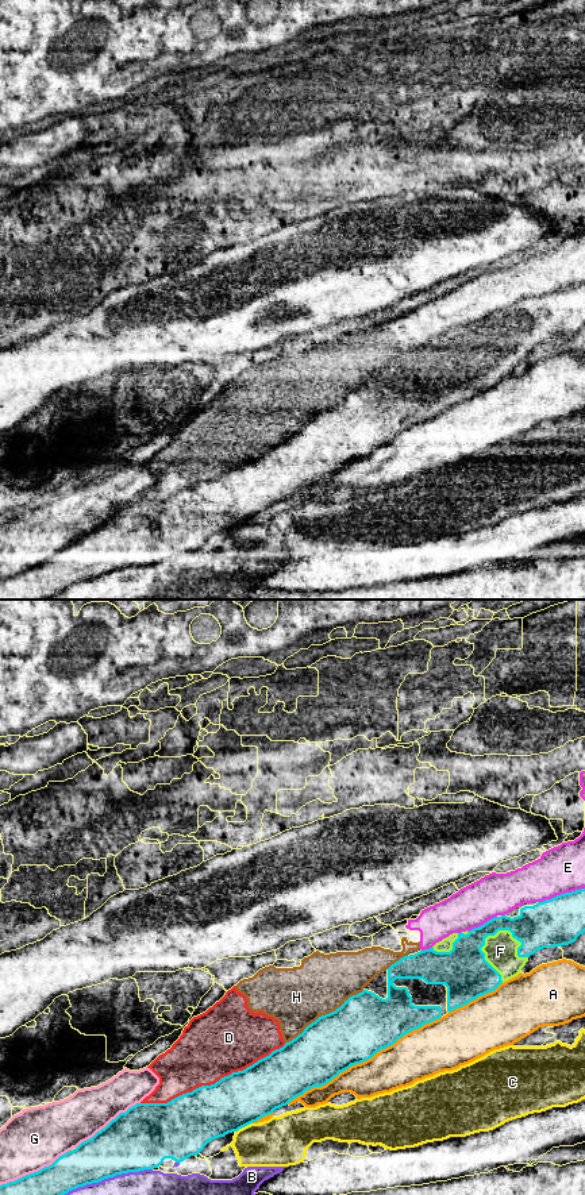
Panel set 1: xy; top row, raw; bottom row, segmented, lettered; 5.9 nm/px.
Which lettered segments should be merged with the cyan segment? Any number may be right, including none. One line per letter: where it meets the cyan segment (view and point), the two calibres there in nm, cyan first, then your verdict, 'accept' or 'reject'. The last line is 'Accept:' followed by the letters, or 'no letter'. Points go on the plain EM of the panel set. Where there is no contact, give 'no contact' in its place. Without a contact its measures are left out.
A: meets cyan in xy at (364, 455); 360 nm thick on the cyan side, 260 nm on the other; reject
B: meets cyan in xy at (99, 575); 320 nm thick on the cyan side, 380 nm on the other; reject
C: meets cyan in xy at (243, 521); 320 nm thick on the cyan side, 300 nm on the other; reject
D: meets cyan in xy at (212, 480); 320 nm thick on the cyan side, 400 nm on the other; reject
E: meets cyan in xy at (561, 289); 280 nm thick on the cyan side, 280 nm on the other; reject
F: meets cyan in xy at (480, 344); 280 nm thick on the cyan side, 190 nm on the other; accept
G: meets cyan in xy at (35, 567); 280 nm thick on the cyan side, 360 nm on the other; reject
H: meets cyan in xy at (326, 409); 360 nm thick on the cyan side, 360 nm on the other; reject
Accept: F

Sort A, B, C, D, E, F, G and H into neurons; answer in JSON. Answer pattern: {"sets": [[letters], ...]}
{"sets": [["A"], ["B"], ["C"], ["D", "E", "H"], ["F"], ["G"]]}

